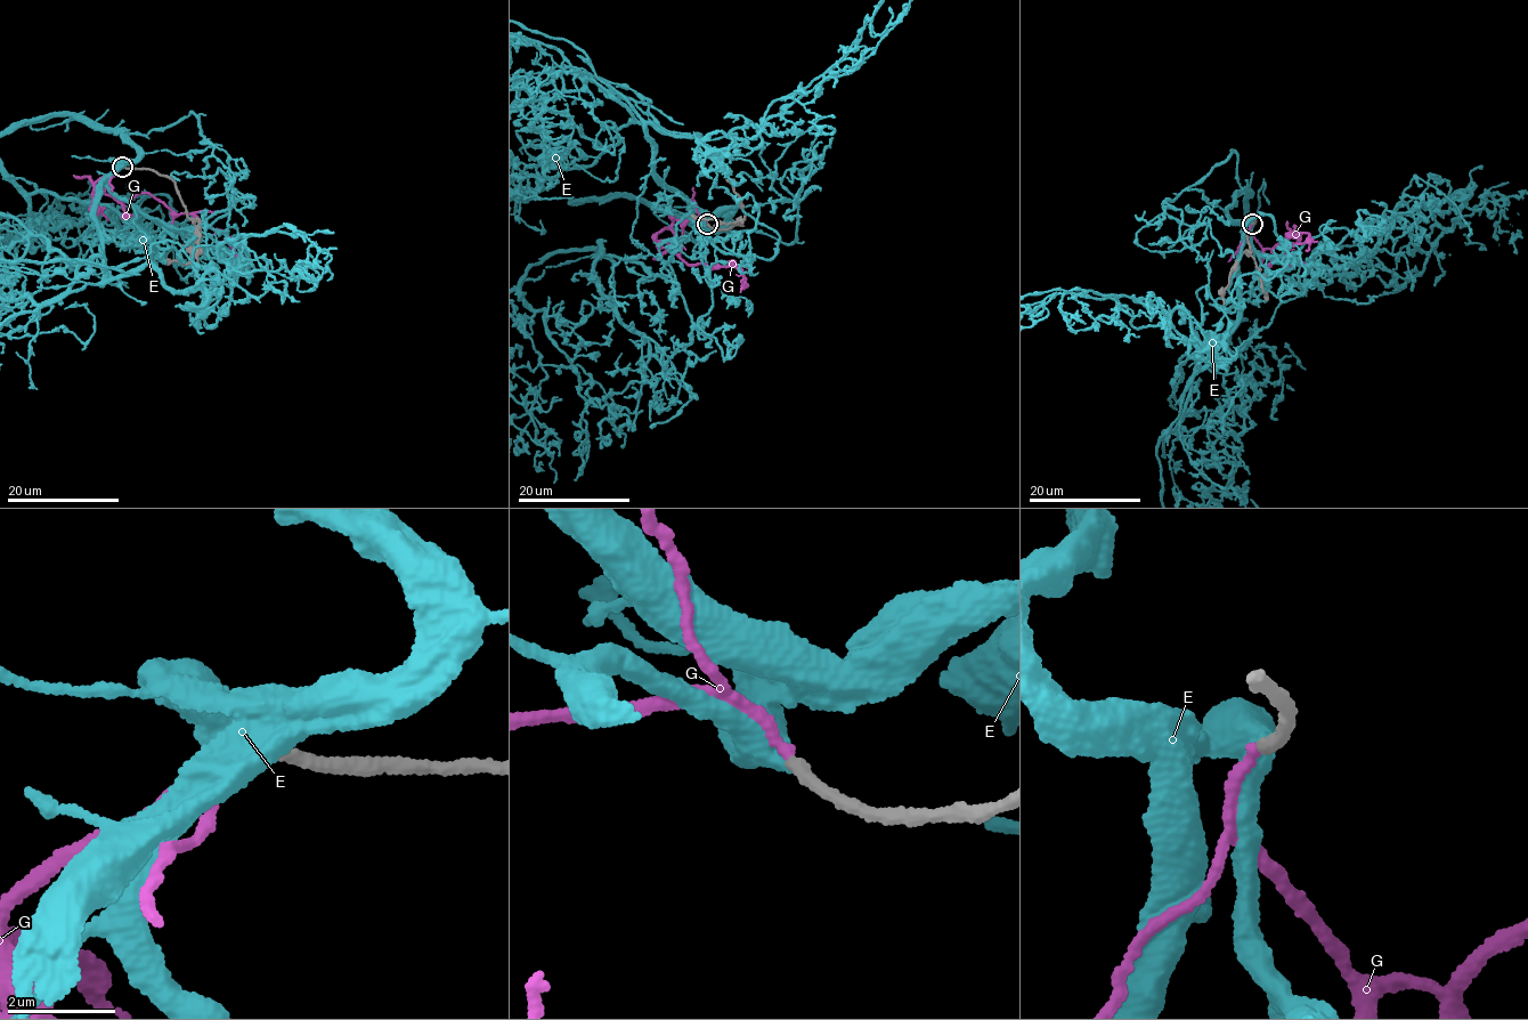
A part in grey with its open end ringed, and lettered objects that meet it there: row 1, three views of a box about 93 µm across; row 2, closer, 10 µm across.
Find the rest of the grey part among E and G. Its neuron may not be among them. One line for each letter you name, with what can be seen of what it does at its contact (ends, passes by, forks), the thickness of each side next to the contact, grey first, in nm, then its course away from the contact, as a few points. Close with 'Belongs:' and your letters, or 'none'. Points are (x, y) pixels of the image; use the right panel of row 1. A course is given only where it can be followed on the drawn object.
G: it ends there; 240 nm thick on the grey side, 200 nm on the other; it runs (1252, 224), (1250, 233), (1266, 249), (1298, 240), (1293, 225), (1294, 237), (1309, 236), (1306, 249)
Belongs: G

